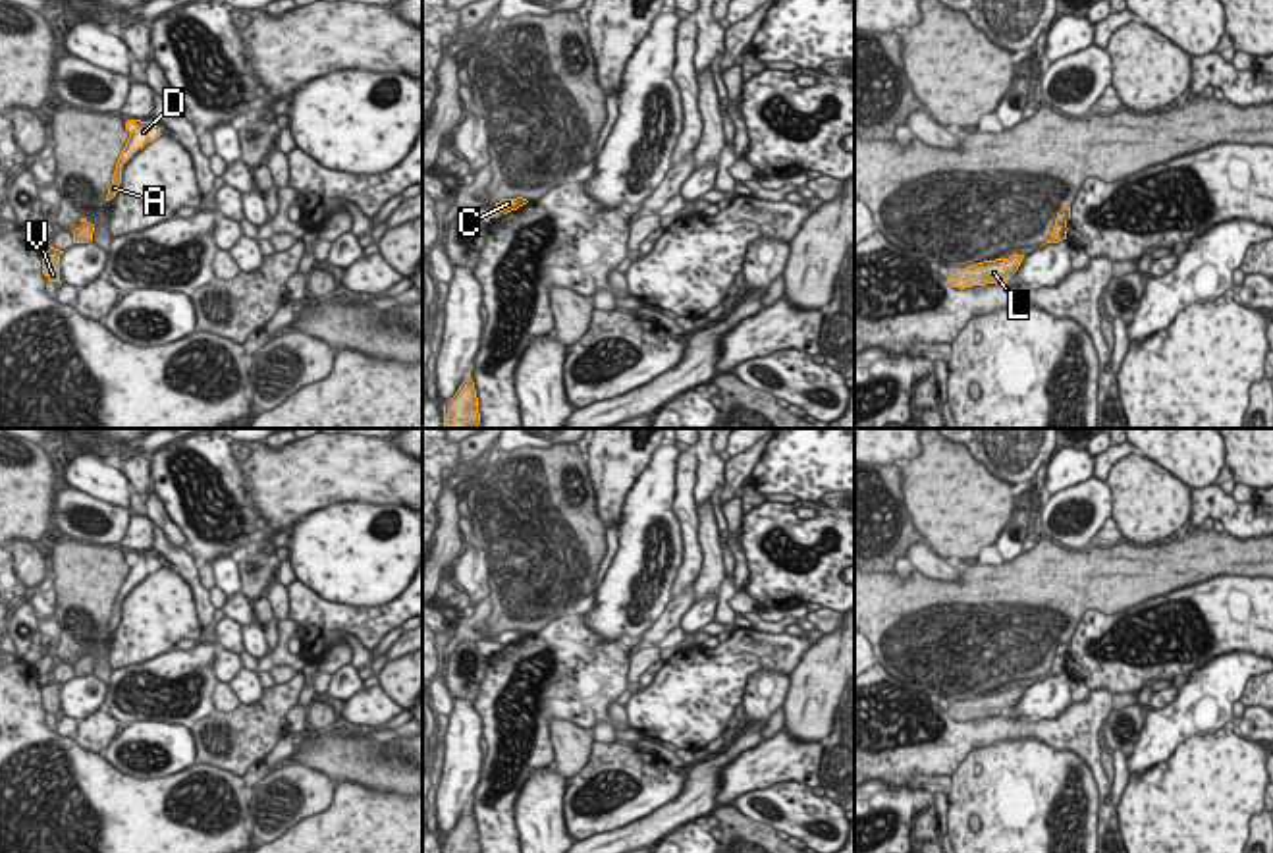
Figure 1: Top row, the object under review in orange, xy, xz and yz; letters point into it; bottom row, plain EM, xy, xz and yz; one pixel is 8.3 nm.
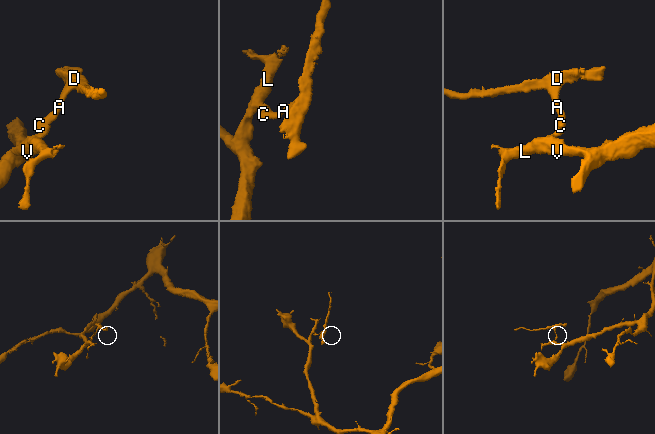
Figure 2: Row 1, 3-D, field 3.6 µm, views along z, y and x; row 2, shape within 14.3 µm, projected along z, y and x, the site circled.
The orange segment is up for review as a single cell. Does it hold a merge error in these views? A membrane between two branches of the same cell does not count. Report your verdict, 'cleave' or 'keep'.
cleave

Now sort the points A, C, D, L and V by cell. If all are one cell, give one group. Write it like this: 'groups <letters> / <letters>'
groups A C D / L V

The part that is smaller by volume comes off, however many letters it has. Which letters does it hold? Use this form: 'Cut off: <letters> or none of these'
Cut off: A, C, D

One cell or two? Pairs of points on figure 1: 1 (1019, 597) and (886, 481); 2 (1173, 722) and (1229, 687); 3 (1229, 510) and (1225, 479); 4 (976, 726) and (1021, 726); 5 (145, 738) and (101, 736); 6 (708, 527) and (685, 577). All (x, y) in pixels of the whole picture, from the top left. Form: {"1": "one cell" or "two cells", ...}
{"1": "two cells", "2": "one cell", "3": "two cells", "4": "one cell", "5": "two cells", "6": "two cells"}

